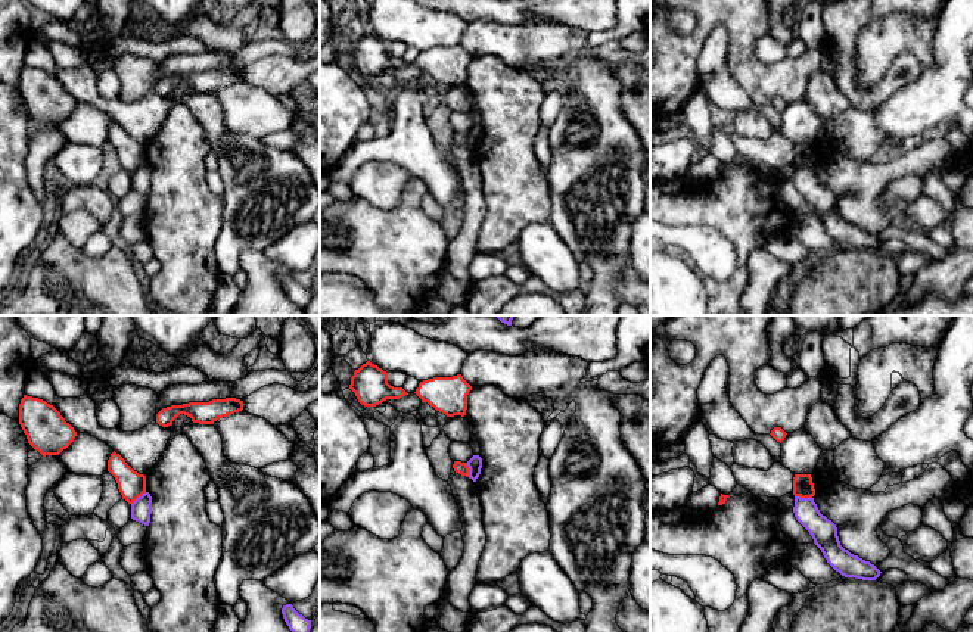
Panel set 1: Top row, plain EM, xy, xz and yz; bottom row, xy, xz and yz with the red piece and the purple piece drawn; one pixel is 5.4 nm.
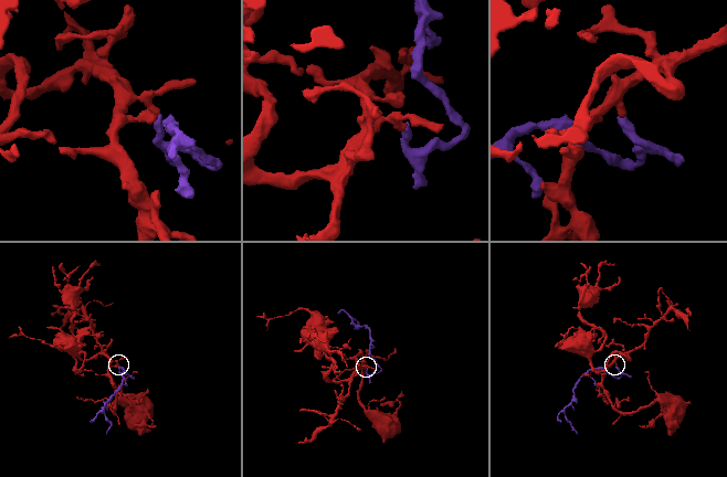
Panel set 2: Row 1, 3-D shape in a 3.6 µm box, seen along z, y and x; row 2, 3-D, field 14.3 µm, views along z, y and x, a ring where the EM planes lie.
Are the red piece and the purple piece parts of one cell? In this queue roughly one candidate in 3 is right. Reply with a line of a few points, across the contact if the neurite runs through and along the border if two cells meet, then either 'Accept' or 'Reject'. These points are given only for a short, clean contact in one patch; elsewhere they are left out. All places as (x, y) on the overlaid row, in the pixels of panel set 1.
Line: yz (795, 495), (811, 498). Reject

